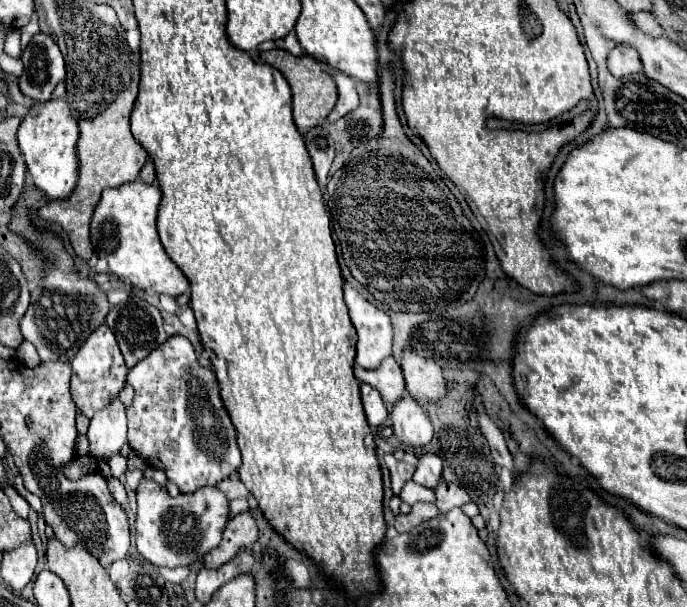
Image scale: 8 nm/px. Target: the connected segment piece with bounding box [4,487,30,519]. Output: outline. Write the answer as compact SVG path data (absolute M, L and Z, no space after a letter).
M4 487L4 493L10 497L14 511L16 511L16 513L18 513L22 519L28 519L28 511L30 511L30 505L26 503L26 499L22 499L22 497L16 493L16 489L14 489L14 487Z

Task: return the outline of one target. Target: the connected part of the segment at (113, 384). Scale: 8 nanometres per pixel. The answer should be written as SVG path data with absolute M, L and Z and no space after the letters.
M100 325L80 347L80 351L74 355L72 359L72 399L76 403L76 407L86 415L92 417L96 411L100 411L100 407L108 405L108 399L120 391L126 383L126 373L128 367L122 359L118 341L114 337L112 331L108 331L106 325Z

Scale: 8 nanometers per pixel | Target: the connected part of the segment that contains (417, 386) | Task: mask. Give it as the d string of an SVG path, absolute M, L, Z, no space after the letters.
M402 349L402 373L406 379L406 391L420 403L438 401L446 393L446 383L442 369L432 361L422 357L416 349Z

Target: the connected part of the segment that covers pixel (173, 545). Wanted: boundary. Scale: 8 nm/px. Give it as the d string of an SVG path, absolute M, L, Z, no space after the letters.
M142 477L136 489L138 517L136 517L136 545L138 553L158 567L188 567L198 557L218 547L222 531L228 523L228 499L218 487L200 487L192 493L170 497L166 487Z

